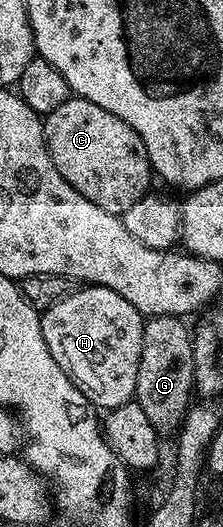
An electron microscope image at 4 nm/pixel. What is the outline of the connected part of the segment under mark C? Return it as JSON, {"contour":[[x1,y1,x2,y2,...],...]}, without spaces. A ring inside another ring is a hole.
{"contour":[[71,98,44,117,48,154,64,179,88,202,121,214,151,191,152,169,140,134,91,100]]}

